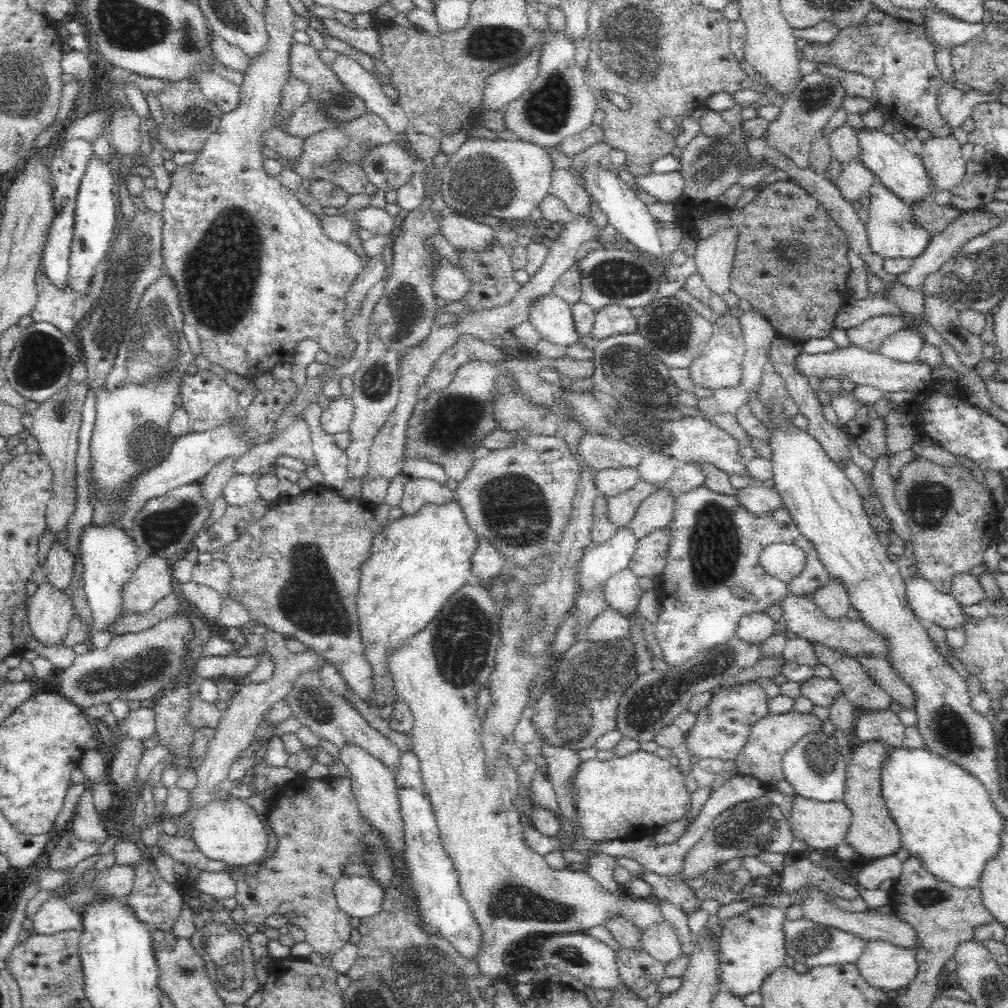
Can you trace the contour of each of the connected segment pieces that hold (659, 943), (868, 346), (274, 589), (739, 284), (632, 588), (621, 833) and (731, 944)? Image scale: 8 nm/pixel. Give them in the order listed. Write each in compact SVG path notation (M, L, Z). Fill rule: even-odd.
M667 920L641 931L641 942L643 942L643 948L652 958L665 965L676 960L678 956L682 956L678 936L676 936L672 924Z
M878 315L866 319L862 324L855 326L854 330L851 328L844 328L844 330L852 344L859 346L859 348L862 348L863 350L878 353L881 342L885 338L888 338L888 336L890 336L892 332L898 330L898 328L904 328L904 326L907 325L907 321L902 317L894 315Z
M316 485L315 488L303 493L301 492L295 497L288 499L280 498L278 501L275 501L270 507L270 510L268 510L260 520L251 522L234 542L224 548L221 554L224 561L230 566L230 569L232 569L230 597L245 606L250 614L251 621L257 625L265 626L268 630L273 631L280 637L288 636L288 638L290 638L290 636L292 636L292 638L300 640L302 644L306 644L306 646L317 650L323 658L329 660L339 669L339 673L344 677L344 681L348 683L349 690L369 706L372 704L372 698L374 698L373 668L363 653L364 643L362 642L360 633L360 617L358 617L356 600L360 590L360 566L372 556L373 538L381 531L372 513L374 510L375 506L368 504L363 498L357 497L347 500L344 499L338 490L335 491L327 489L322 485Z
M780 180L764 187L756 197L738 211L730 212L718 204L680 202L678 222L686 236L698 236L698 241L707 239L720 229L738 231L736 250L731 270L729 290L738 298L751 304L752 311L766 315L768 322L779 336L803 343L810 338L826 338L835 328L835 316L847 302L849 288L846 285L850 264L846 259L848 241L844 231L829 216L822 202L790 180Z
M626 568L612 576L605 585L605 602L608 607L619 611L622 615L637 610L644 590L639 586L638 577L630 568Z
M641 749L609 760L595 758L580 762L576 774L570 780L570 788L582 837L589 841L636 840L651 835L668 823L679 821L690 810L691 794L684 785L685 779L679 767L668 763L668 759Z
M772 905L752 907L734 918L720 920L720 979L723 989L734 996L744 998L751 992L759 992L763 982L777 969L784 966L784 935L782 922L785 909Z

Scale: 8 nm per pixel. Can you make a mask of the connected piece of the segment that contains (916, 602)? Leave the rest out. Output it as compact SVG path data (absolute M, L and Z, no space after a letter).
M923 577L905 578L908 605L916 617L927 625L935 624L942 629L963 628L968 617L962 606L950 594L944 594Z

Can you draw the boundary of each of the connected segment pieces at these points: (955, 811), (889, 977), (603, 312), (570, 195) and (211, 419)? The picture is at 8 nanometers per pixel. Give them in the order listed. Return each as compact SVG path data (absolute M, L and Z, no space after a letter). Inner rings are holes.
M897 747L892 748L887 759L883 762L881 770L881 787L889 813L892 815L892 818L895 820L895 823L900 830L901 846L906 848L910 856L919 858L921 865L938 880L950 883L952 886L962 889L978 886L986 863L989 860L992 860L1000 850L1002 832L1004 832L1002 817L996 810L996 807L994 807L994 803L990 800L990 795L988 795L988 791L986 791L986 787L982 785L982 782L972 776L972 774L968 773L968 771L962 769L962 767L956 765L956 763L948 761L948 759L936 755L936 753L926 751L924 748L912 749Z
M866 940L862 954L856 958L854 963L868 984L885 991L898 991L902 986L907 986L914 980L914 976L918 972L918 961L911 949L896 946L885 940Z
M611 304L596 311L592 338L602 340L616 334L636 333L637 318L625 304Z
M556 169L550 174L550 180L549 194L562 200L573 216L589 212L590 198L584 188L576 182L572 170Z
M198 371L183 378L181 386L181 404L189 416L189 432L206 432L206 430L220 426L229 418L240 412L238 406L239 393L228 387L227 381L220 379L212 371Z

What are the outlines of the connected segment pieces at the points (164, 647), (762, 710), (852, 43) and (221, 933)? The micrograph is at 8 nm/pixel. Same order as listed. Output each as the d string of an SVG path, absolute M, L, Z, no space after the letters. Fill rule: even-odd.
M172 616L142 632L114 635L106 648L92 648L77 656L72 666L65 668L58 677L57 692L83 710L101 703L109 704L116 698L151 703L184 676L184 652L186 638L193 632L191 627L186 616Z
M757 681L736 684L713 694L708 706L697 712L694 726L685 733L684 743L690 756L696 760L705 758L734 760L748 738L752 724L769 714L769 698L766 687Z
M873 4L860 24L846 26L830 43L807 44L803 48L806 60L873 78L879 105L893 108L896 116L914 130L928 129L932 137L946 137L951 135L951 129L937 110L938 92L944 82L935 53L920 25L892 17Z
M200 908L199 912L193 913L196 930L189 939L196 952L205 960L217 995L228 1004L243 1004L258 990L256 958L250 949L250 935L244 931L242 923L236 922L231 914L230 908L222 908L220 911Z

